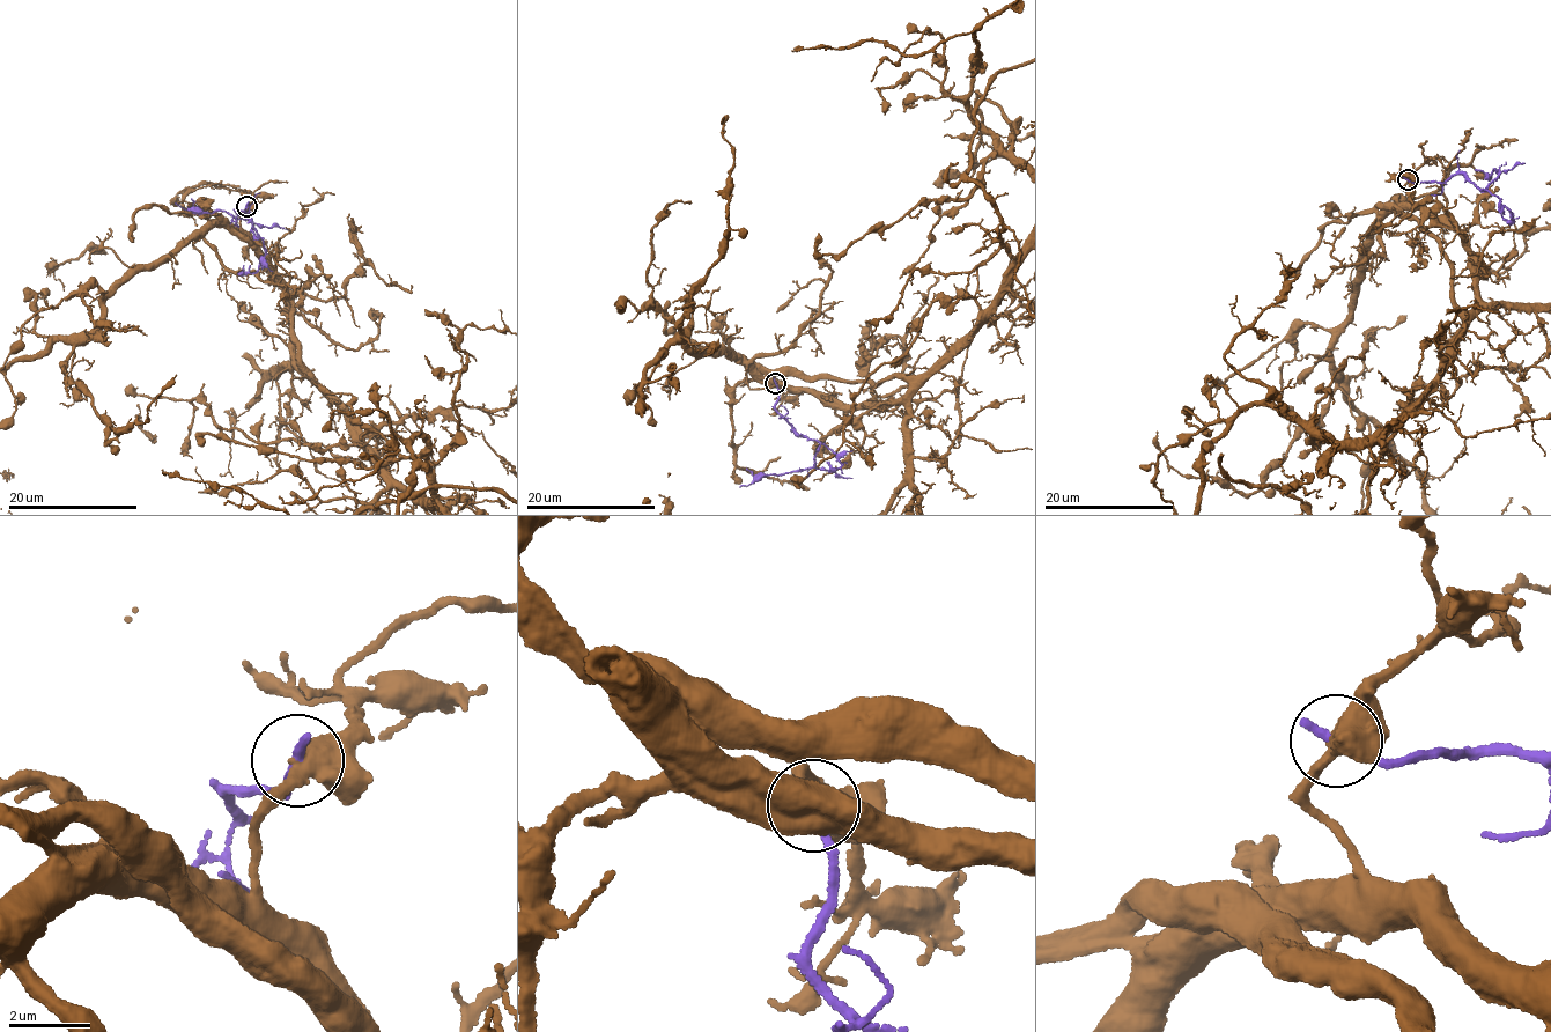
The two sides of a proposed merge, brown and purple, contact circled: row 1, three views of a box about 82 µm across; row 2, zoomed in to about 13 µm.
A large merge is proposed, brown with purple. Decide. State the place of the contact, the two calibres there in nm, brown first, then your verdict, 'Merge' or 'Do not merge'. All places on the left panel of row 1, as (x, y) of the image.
Place: (246, 206). Thickness 460 nm (brown) against 280 nm. Do not merge

